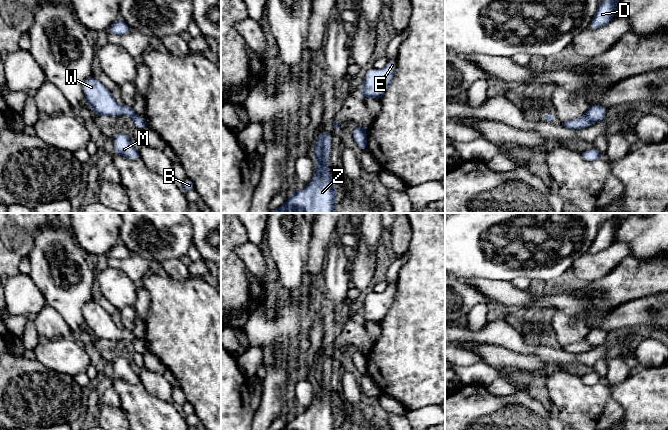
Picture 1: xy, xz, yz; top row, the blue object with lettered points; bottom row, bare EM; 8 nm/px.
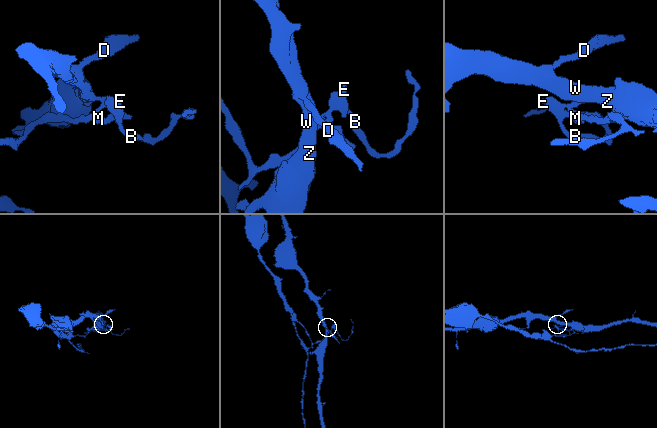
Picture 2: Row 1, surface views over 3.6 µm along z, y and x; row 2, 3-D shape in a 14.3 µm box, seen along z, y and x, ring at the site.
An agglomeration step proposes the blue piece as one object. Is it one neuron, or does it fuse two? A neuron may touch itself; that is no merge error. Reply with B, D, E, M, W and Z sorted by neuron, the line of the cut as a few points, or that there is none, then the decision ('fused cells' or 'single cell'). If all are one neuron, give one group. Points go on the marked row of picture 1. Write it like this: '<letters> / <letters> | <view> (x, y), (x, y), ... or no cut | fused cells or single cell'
B E M / D W Z | yz (584, 115), (592, 123) | fused cells

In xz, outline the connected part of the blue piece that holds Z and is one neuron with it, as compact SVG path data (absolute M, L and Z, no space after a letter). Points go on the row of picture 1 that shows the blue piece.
M330 131L318 134L314 148L316 169L312 180L302 190L291 193L286 202L270 213L333 213L338 200L335 185L329 173L327 159L332 149Z

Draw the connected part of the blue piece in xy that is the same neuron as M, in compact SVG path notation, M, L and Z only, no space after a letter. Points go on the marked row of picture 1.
M124 133L114 134L113 142L115 155L121 155L133 160L141 159L140 152L133 147L130 138Z

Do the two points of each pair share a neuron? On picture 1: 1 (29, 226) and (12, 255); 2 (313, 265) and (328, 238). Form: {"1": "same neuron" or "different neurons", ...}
{"1": "same neuron", "2": "same neuron"}

